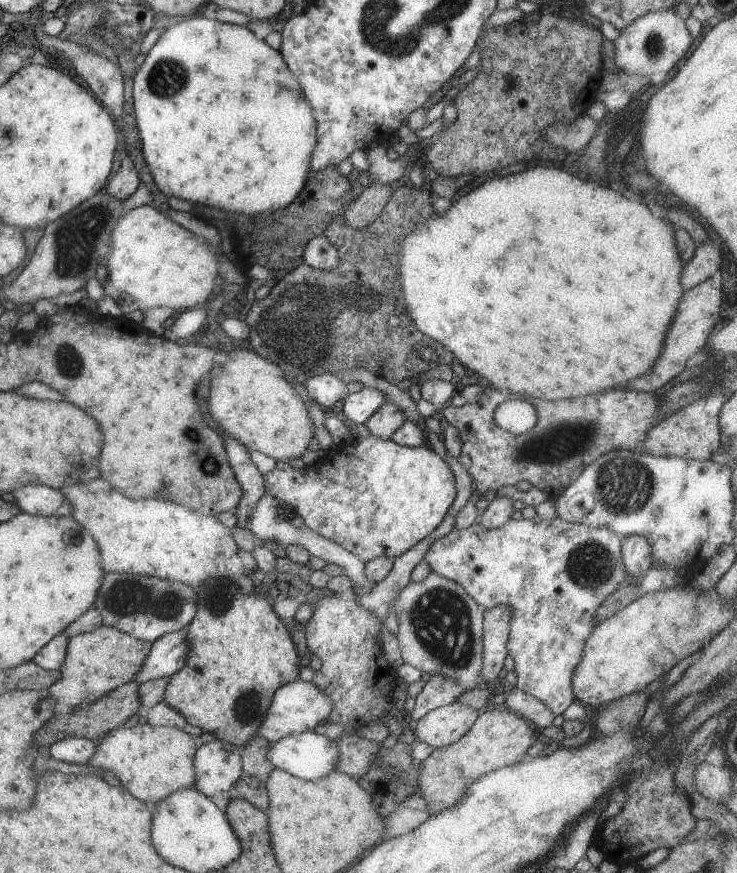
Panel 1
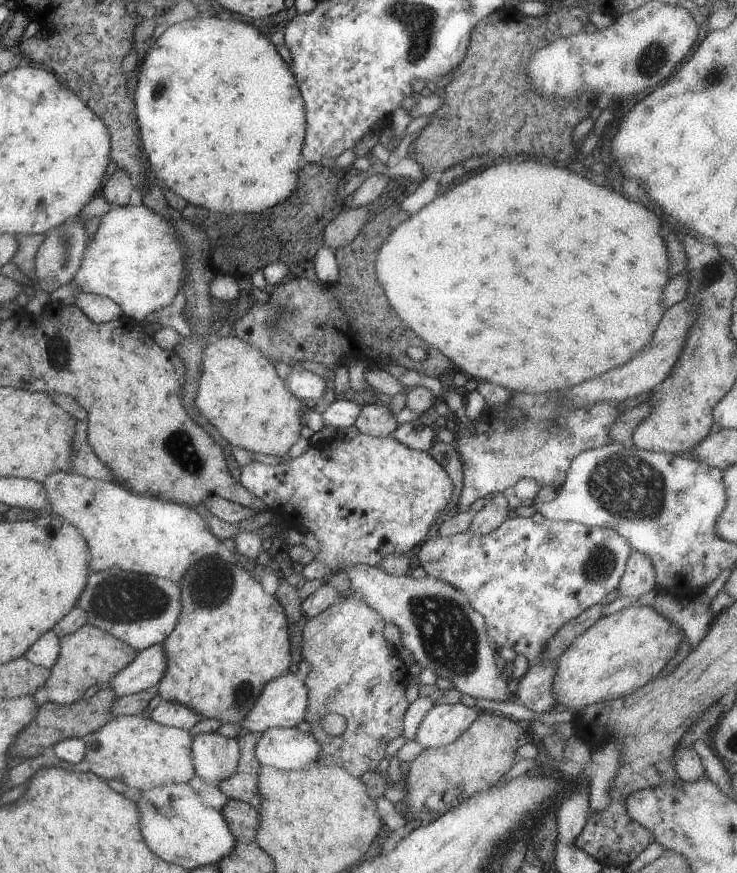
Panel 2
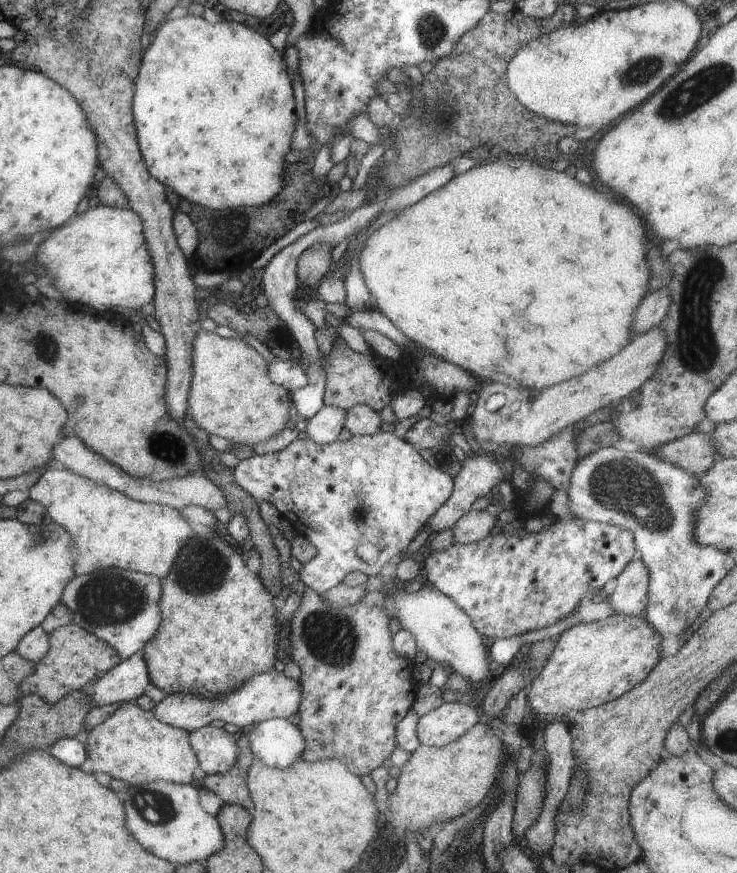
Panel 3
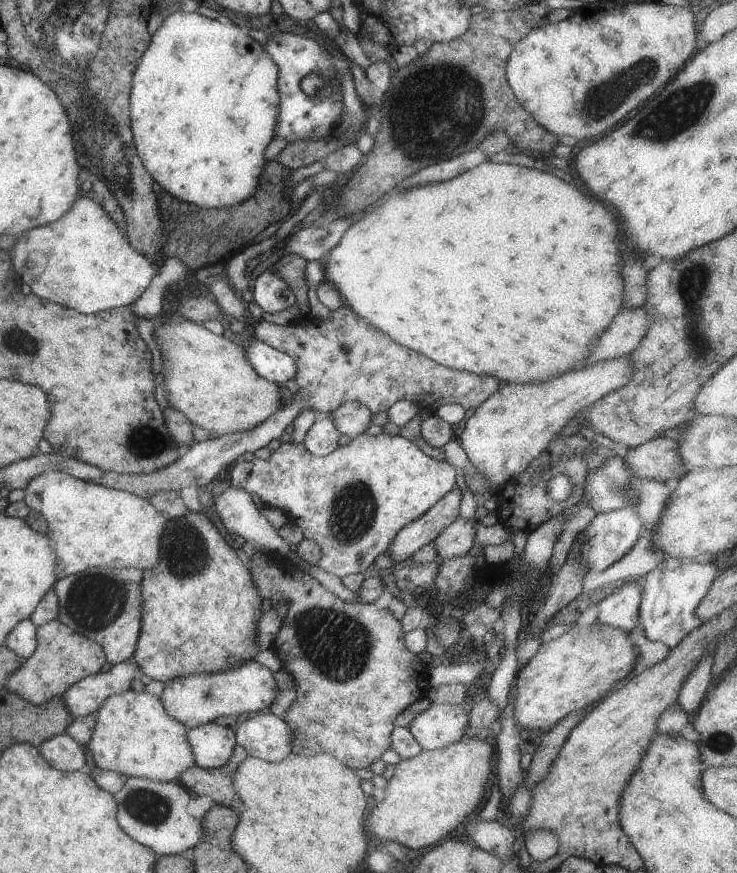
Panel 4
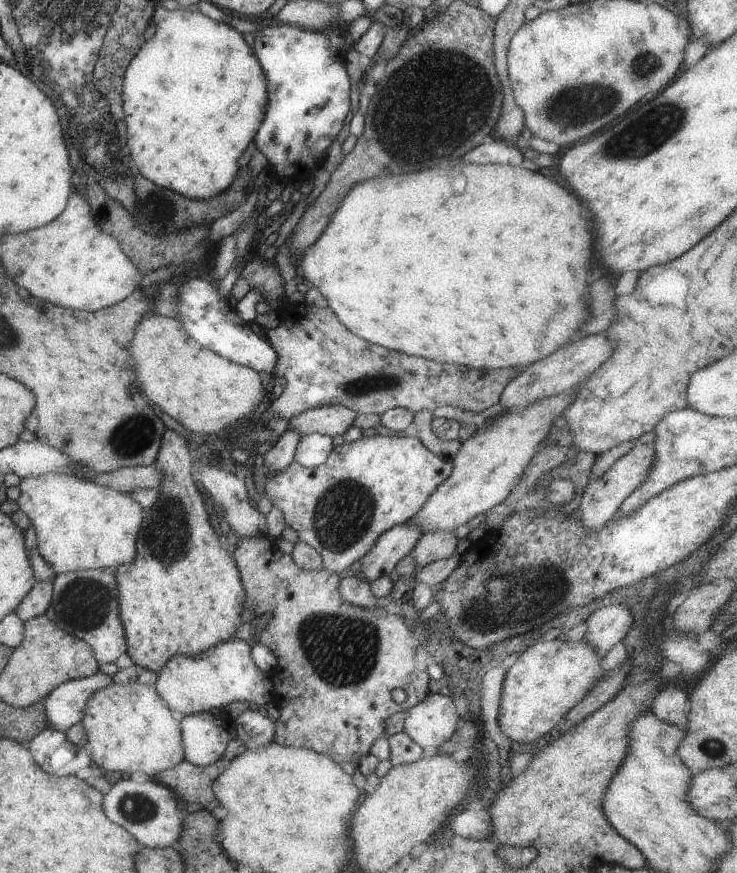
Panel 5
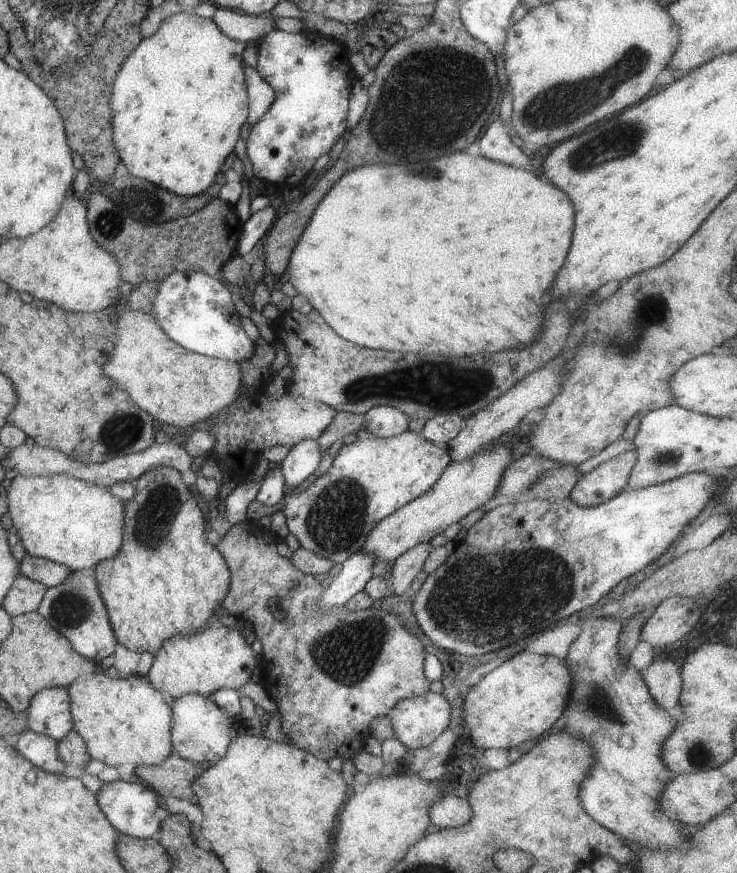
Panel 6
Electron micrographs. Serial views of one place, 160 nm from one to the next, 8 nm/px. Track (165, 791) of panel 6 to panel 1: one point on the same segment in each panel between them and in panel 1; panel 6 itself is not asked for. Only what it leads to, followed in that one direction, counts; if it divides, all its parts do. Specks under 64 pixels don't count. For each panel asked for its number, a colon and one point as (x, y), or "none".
1: (251, 784)
2: (242, 785)
3: (230, 787)
4: (216, 783)
5: (189, 783)

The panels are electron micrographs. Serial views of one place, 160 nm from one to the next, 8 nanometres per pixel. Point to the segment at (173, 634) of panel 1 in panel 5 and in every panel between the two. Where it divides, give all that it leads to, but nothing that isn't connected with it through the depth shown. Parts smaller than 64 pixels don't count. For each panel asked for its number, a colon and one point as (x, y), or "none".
2: (146, 669)
3: (123, 683)
4: (84, 698)
5: (63, 706)

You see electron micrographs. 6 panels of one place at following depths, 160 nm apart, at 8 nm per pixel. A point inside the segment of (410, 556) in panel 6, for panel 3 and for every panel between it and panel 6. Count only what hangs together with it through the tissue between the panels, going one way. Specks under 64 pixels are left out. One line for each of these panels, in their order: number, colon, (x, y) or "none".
3: (475, 524)
4: (455, 540)
5: (436, 545)

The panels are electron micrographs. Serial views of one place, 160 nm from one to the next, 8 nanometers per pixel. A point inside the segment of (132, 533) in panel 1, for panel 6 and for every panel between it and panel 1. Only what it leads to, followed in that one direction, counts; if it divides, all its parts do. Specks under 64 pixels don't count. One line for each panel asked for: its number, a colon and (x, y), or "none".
2: (149, 536)
3: (107, 528)
4: (89, 525)
5: (79, 525)
6: (77, 524)

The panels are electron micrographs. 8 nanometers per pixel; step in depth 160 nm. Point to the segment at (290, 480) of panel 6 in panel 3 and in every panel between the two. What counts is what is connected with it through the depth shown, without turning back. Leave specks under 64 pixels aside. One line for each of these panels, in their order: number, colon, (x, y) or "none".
3: (322, 428)
4: (321, 438)
5: (312, 449)

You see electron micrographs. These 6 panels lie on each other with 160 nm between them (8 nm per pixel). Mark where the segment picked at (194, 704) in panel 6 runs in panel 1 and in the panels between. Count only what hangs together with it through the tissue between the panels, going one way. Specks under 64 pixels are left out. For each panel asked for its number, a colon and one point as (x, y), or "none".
1: (217, 764)
2: (214, 757)
3: (216, 750)
4: (211, 744)
5: (205, 735)

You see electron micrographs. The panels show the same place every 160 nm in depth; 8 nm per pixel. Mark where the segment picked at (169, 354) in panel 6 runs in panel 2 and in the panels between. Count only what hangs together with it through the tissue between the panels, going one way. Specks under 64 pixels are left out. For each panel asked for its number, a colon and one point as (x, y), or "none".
2: (239, 393)
3: (230, 394)
4: (208, 379)
5: (205, 392)

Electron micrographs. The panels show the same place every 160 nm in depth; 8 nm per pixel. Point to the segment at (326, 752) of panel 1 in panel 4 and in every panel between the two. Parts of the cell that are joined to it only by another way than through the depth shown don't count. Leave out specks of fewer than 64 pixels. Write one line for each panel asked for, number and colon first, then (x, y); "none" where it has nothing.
2: (288, 749)
3: (277, 743)
4: (266, 736)

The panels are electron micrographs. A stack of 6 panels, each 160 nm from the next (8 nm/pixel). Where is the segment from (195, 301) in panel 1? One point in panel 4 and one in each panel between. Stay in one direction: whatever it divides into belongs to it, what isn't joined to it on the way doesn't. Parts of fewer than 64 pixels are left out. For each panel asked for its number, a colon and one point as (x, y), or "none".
2: (134, 260)
3: (100, 260)
4: (83, 261)

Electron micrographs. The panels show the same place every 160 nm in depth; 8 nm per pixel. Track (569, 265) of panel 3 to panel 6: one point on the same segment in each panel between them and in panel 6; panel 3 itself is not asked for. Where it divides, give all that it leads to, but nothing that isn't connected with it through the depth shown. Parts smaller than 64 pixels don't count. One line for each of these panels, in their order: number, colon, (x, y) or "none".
4: (474, 273)
5: (481, 266)
6: (454, 257)

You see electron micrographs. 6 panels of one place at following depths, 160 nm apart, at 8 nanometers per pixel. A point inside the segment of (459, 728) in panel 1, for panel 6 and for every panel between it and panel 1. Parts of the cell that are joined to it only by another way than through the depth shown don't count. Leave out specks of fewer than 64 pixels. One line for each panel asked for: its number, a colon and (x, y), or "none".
2: (442, 724)
3: (439, 726)
4: (438, 725)
5: (430, 722)
6: (416, 722)

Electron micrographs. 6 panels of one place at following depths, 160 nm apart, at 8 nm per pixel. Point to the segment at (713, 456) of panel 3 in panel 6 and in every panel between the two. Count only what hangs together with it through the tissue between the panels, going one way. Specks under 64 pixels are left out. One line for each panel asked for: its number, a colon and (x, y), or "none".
4: (658, 458)
5: (600, 497)
6: (608, 479)

